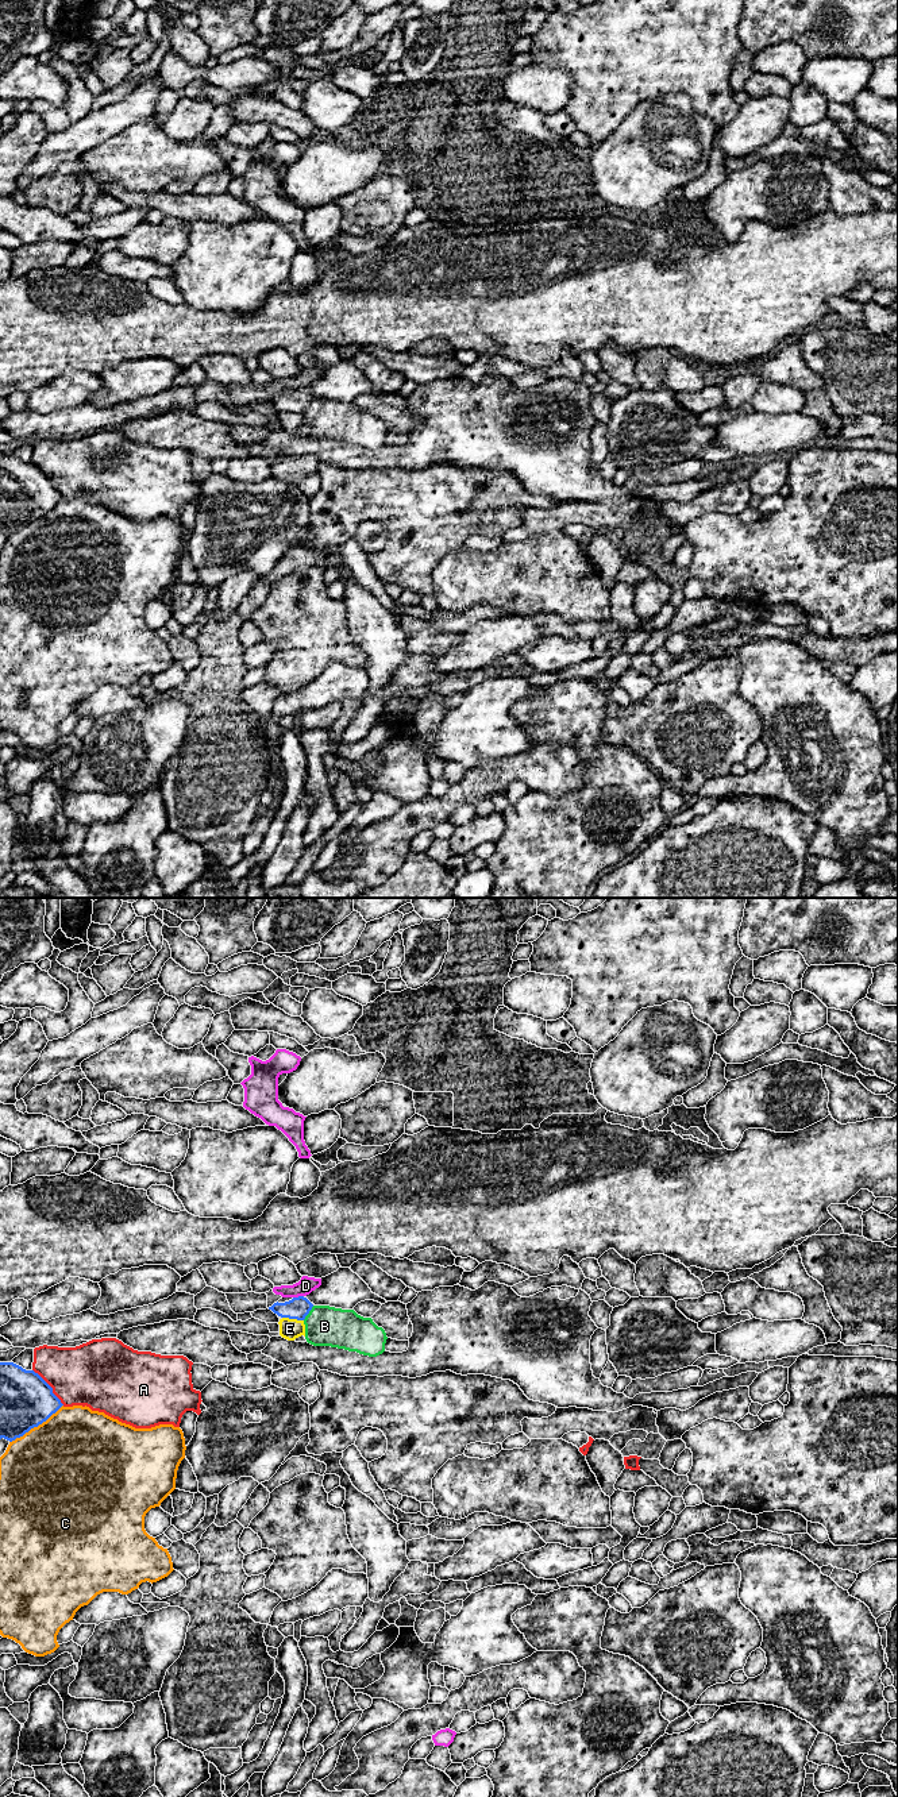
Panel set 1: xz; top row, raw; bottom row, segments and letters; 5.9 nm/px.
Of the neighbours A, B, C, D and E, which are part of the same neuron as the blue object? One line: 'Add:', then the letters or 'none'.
Add: none

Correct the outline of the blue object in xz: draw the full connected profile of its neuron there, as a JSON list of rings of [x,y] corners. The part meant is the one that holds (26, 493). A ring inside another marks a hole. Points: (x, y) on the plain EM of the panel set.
[[[0,455],[0,532],[12,535],[23,529],[62,498],[38,466]]]

